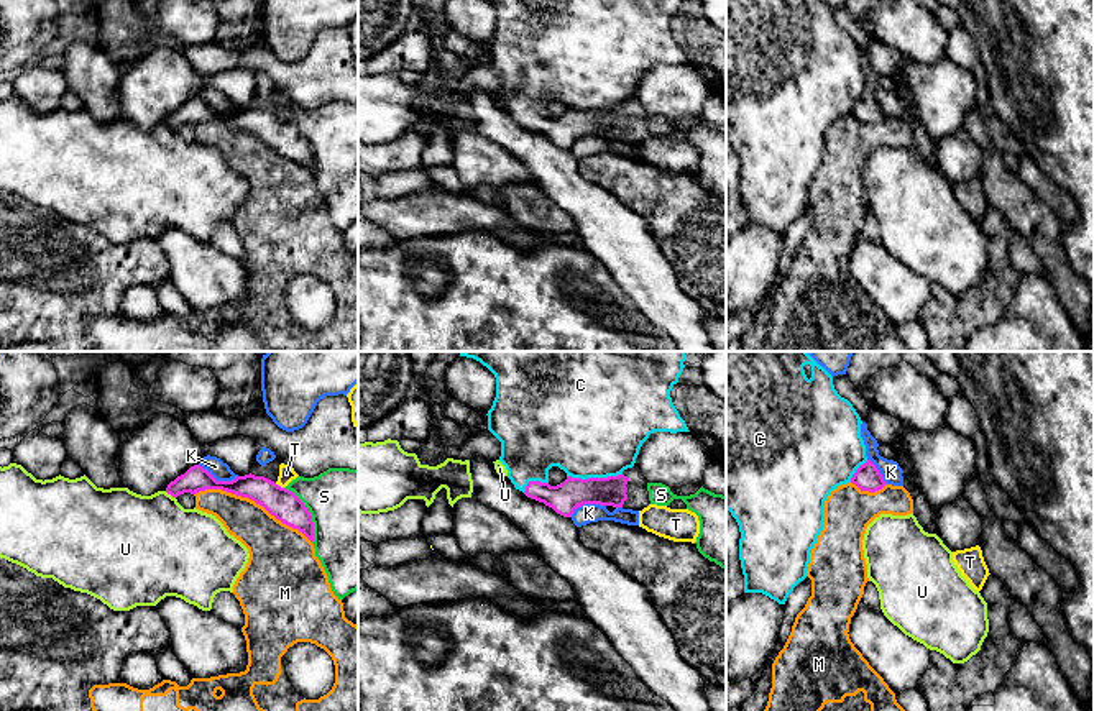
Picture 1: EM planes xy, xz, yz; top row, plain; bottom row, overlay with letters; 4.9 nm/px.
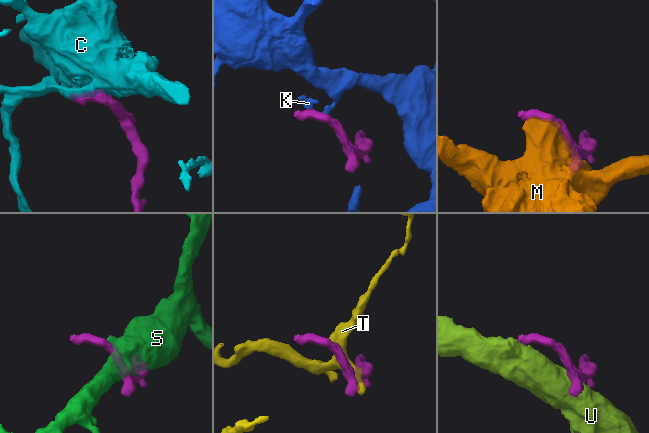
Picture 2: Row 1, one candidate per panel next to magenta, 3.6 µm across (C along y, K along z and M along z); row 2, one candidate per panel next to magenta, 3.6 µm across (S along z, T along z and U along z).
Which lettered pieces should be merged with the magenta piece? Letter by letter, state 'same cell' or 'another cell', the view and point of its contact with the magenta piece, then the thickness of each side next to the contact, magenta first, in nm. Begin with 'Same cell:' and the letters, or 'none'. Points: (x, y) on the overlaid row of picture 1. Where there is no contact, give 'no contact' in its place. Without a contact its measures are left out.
Same cell: C
C: same cell | xz (593, 478) | 150/500 nm
K: another cell | xy (219, 481) | 140/90 nm
M: another cell | xy (253, 499) | 150/240 nm
S: another cell | xy (309, 514) | 150/440 nm
T: another cell | xy (280, 486) | 150/80 nm
U: another cell | xy (170, 493) | 120/440 nm

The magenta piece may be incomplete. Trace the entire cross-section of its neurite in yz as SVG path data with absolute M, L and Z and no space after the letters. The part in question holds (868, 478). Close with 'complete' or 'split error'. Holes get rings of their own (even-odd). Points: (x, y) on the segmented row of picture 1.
M726 351L726 509L741 532L744 593L762 593L785 604L793 588L807 578L830 493L849 481L869 493L887 484L866 456L861 424L853 404L834 389L833 376L807 351Z | split error

